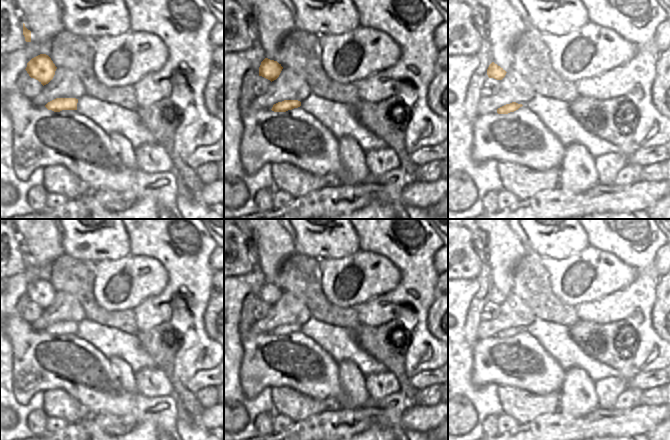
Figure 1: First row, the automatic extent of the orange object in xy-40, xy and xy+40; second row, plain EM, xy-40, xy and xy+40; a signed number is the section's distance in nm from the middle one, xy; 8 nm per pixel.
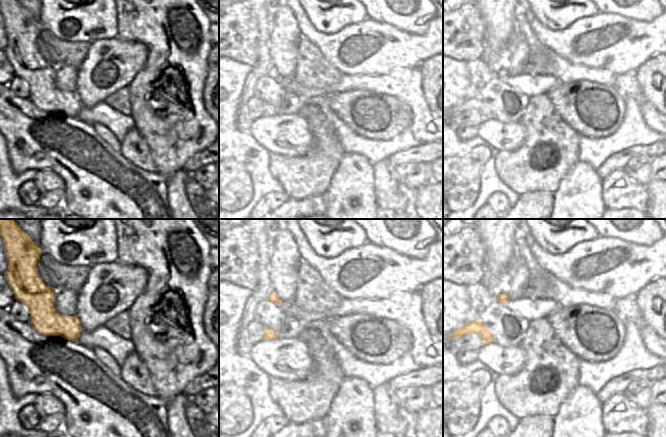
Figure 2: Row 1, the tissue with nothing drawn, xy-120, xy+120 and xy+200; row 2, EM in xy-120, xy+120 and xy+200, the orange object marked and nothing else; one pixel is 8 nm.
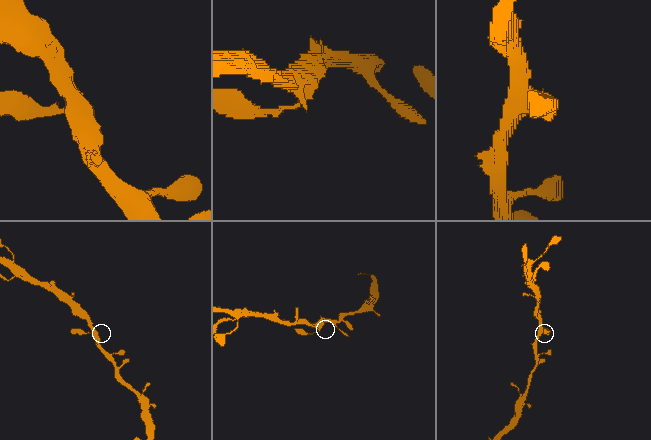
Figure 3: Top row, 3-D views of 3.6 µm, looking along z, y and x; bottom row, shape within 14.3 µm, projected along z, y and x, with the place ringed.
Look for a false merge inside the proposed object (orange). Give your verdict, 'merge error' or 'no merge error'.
no merge error

